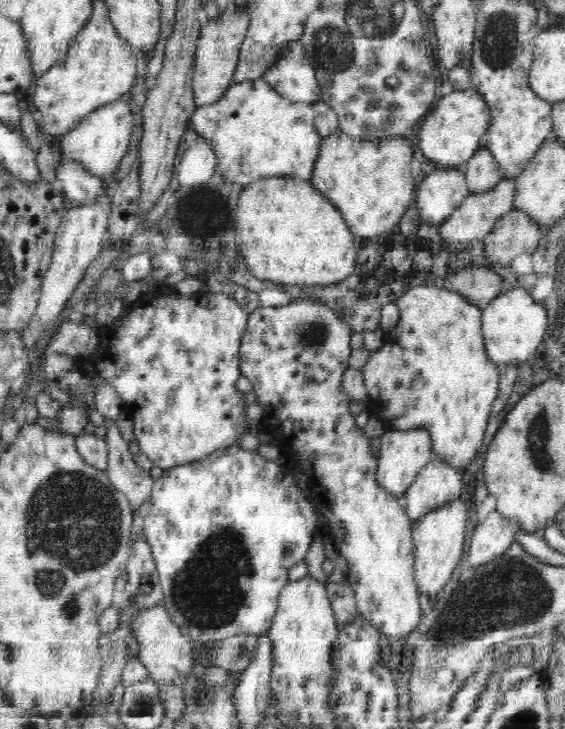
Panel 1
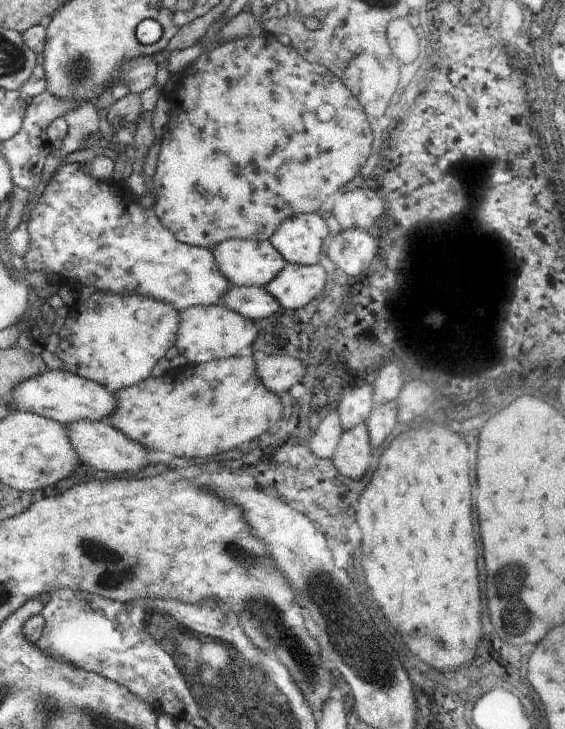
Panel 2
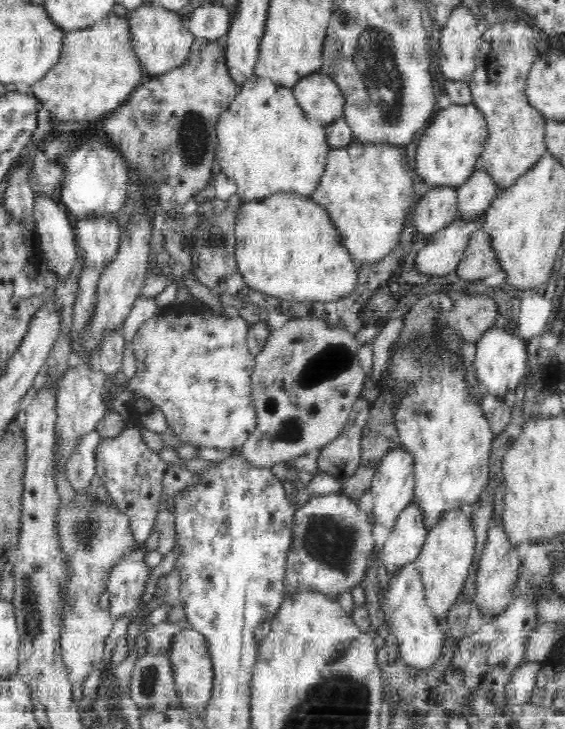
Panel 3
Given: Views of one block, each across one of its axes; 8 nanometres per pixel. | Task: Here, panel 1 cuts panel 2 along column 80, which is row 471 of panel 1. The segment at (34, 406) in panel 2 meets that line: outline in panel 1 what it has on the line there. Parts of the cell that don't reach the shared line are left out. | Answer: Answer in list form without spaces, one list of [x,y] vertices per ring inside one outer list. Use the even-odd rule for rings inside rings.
[[[388,429],[380,436],[381,446],[376,466],[376,480],[385,491],[401,498],[406,489],[416,480],[418,473],[434,458],[430,433],[426,429],[399,431]]]

